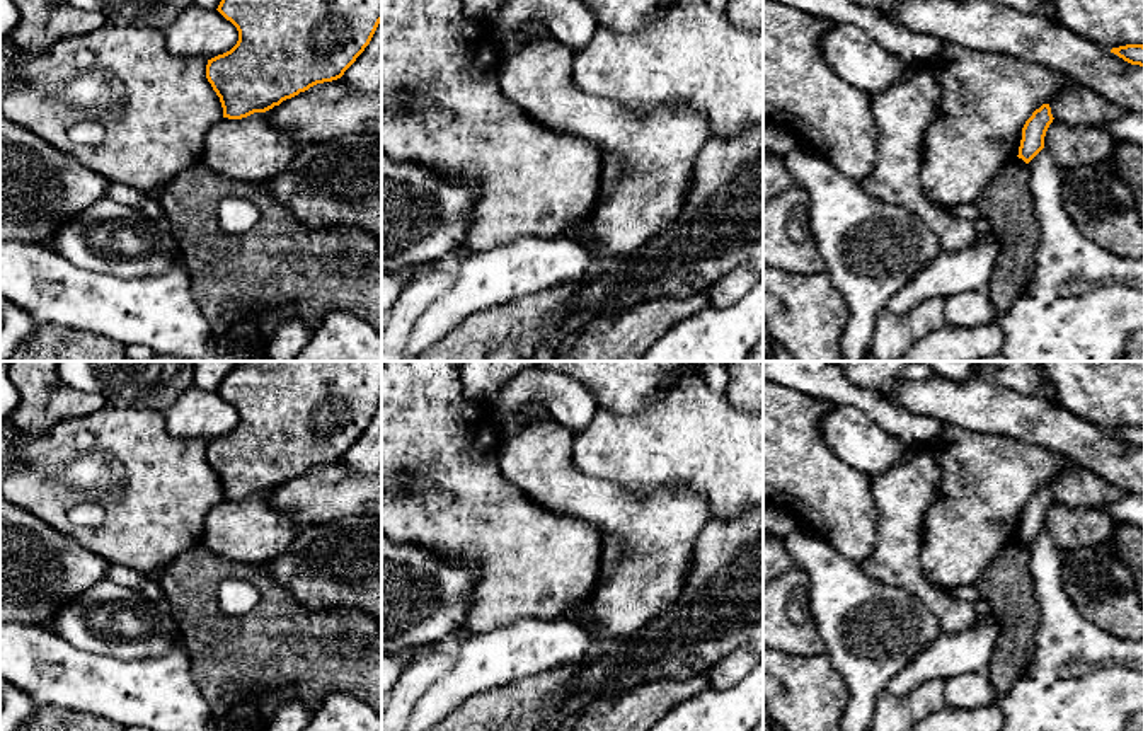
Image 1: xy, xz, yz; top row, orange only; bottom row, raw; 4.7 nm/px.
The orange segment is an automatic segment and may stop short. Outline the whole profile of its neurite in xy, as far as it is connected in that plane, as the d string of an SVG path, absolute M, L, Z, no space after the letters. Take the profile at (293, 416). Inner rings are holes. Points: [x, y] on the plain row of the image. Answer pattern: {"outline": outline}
{"outline": "M242 361L216 390L238 412L237 426L206 446L206 460L220 479L223 499L266 494L324 463L337 462L370 426L382 404L382 361Z"}

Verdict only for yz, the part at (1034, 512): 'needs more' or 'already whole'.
already whole

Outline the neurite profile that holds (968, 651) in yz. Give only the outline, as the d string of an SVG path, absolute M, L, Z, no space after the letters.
M978 617L973 627L961 632L942 632L905 670L893 676L884 690L893 697L903 697L927 680L949 680L986 671L998 632L993 617Z

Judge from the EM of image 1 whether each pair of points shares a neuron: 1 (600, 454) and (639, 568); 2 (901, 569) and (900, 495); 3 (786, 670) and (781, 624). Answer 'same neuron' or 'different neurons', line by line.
1: different neurons
2: same neuron
3: different neurons

